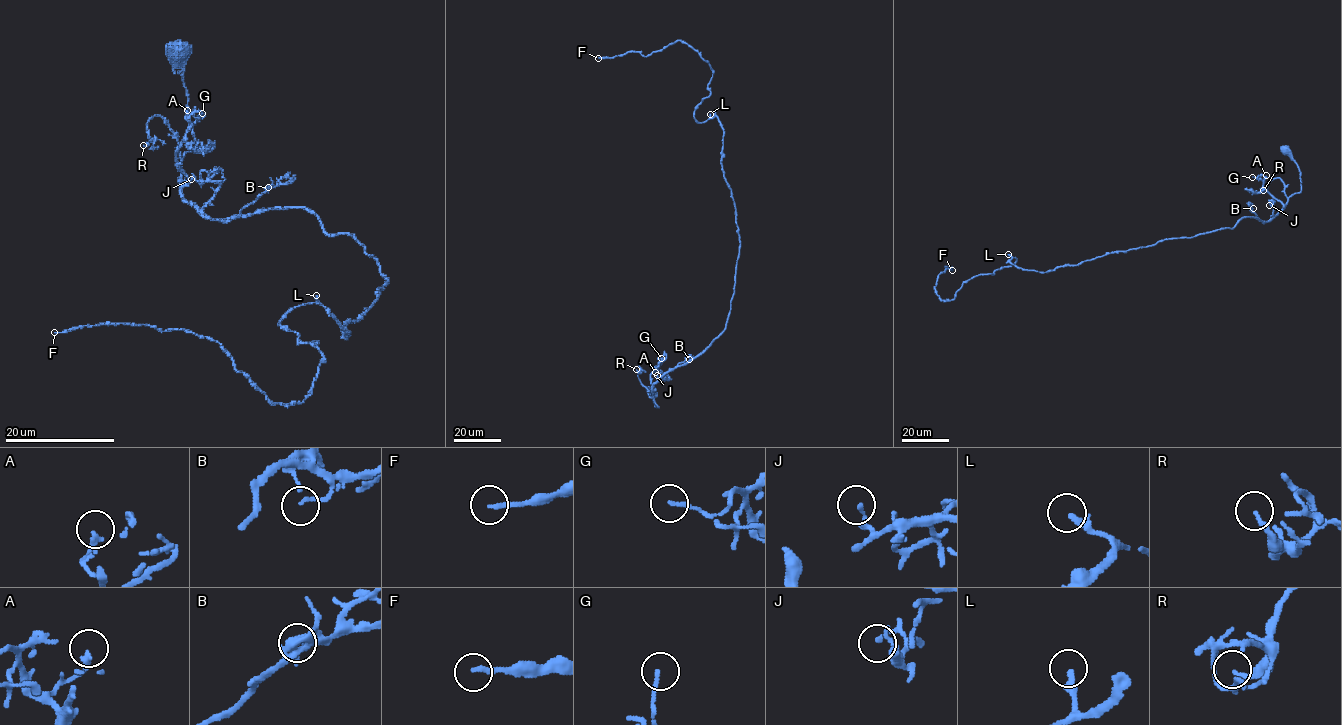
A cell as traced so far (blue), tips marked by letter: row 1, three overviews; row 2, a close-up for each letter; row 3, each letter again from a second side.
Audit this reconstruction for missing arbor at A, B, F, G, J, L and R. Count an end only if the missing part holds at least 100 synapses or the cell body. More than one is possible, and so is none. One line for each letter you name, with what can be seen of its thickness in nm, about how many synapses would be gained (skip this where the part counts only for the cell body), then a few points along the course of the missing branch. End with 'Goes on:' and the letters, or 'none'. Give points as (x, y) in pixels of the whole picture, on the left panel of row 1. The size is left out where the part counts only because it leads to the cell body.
F: Thickness 200 nm. Roughly 100 synapses
L: Thickness 280 nm. Roughly 160 synapses
Goes on: F, L

